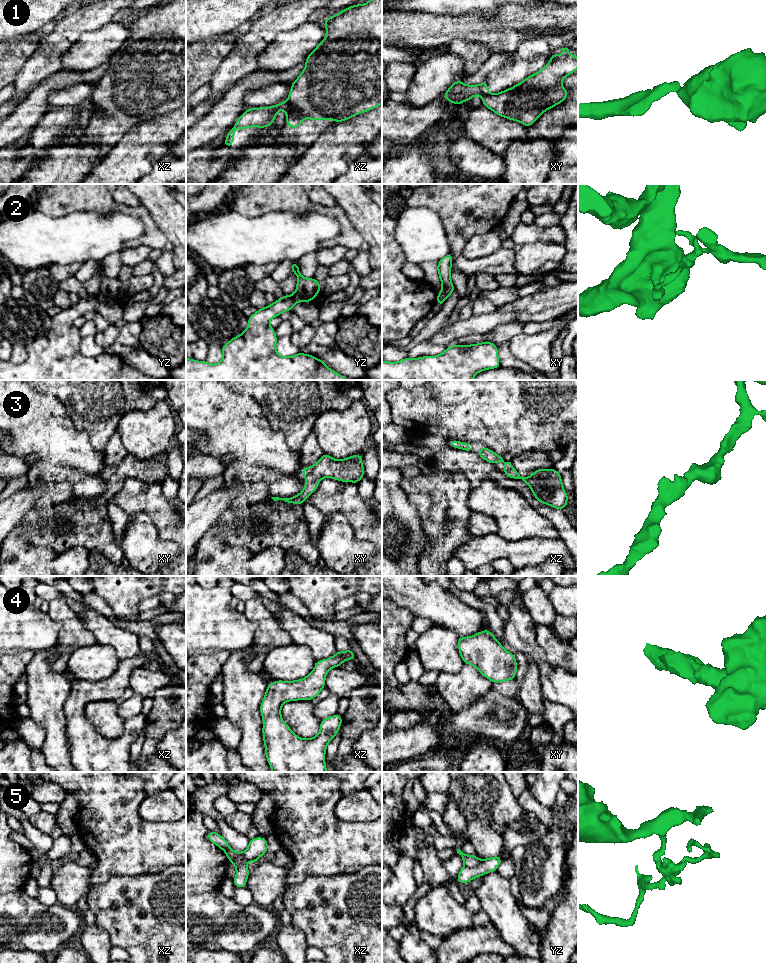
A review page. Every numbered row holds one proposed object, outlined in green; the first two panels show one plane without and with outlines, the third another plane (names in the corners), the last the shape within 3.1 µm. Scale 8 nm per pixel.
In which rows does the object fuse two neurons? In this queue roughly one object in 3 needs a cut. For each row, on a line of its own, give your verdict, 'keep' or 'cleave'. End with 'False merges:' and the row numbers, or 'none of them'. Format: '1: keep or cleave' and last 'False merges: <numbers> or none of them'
1: cleave
2: cleave
3: keep
4: keep
5: cleave
False merges: 1, 2, 5

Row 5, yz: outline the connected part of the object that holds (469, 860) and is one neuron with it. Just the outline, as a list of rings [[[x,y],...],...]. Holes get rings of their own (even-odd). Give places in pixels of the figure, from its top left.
[[[457,846],[454,849],[454,853],[459,854],[462,857],[463,863],[464,863],[464,867],[475,867],[480,862],[480,859],[479,859],[478,856],[467,855],[465,853],[463,853],[462,850],[461,850],[461,846]]]

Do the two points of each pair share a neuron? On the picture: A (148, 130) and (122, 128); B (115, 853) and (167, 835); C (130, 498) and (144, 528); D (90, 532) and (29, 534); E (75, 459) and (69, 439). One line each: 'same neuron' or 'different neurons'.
A: different neurons
B: same neuron
C: different neurons
D: same neuron
E: same neuron

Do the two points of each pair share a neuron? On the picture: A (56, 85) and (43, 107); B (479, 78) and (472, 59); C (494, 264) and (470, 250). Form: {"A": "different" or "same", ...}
{"A": "same", "B": "different", "C": "different"}

